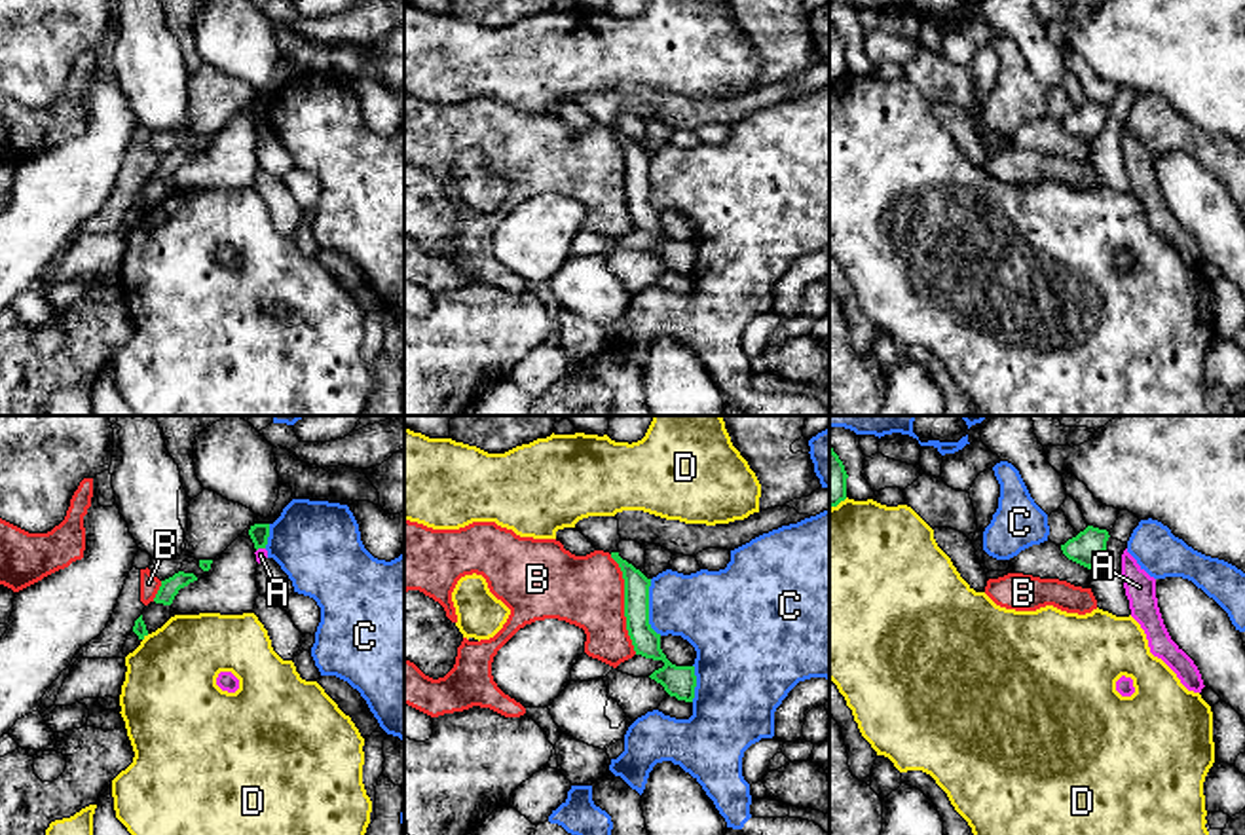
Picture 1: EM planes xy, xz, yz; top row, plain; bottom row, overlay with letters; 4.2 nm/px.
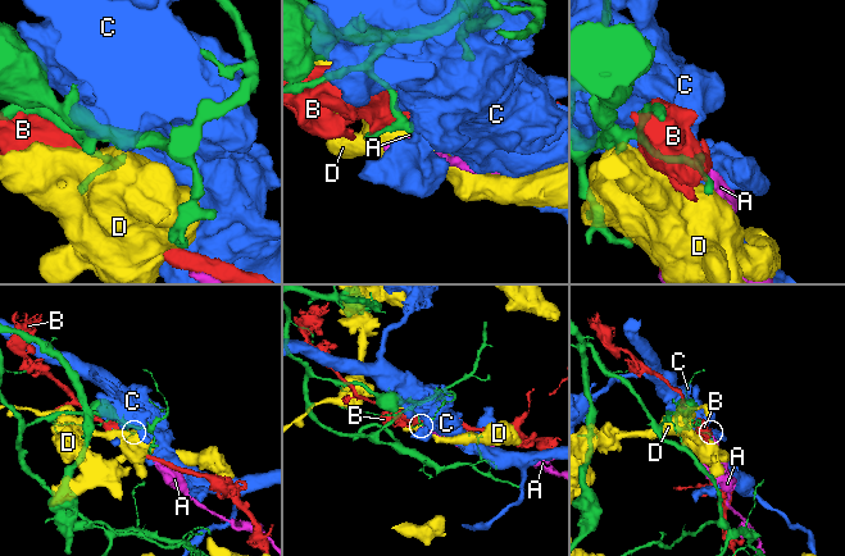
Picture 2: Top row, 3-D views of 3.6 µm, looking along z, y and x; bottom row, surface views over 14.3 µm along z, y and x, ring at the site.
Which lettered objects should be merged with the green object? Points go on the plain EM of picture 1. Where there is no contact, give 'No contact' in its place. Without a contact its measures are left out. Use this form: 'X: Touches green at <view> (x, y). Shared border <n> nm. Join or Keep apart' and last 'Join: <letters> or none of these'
A: Touches green at xy (260, 122). Shared border 40 nm. Keep apart
B: Touches green at xz (625, 179). Shared border 440 nm. Keep apart
C: Touches green at xz (648, 183). Shared border 240 nm. Keep apart
D: Touches green at xy (143, 213). Shared border 40 nm. Keep apart
Join: none of these

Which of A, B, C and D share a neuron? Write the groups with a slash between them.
A / B / C / D

